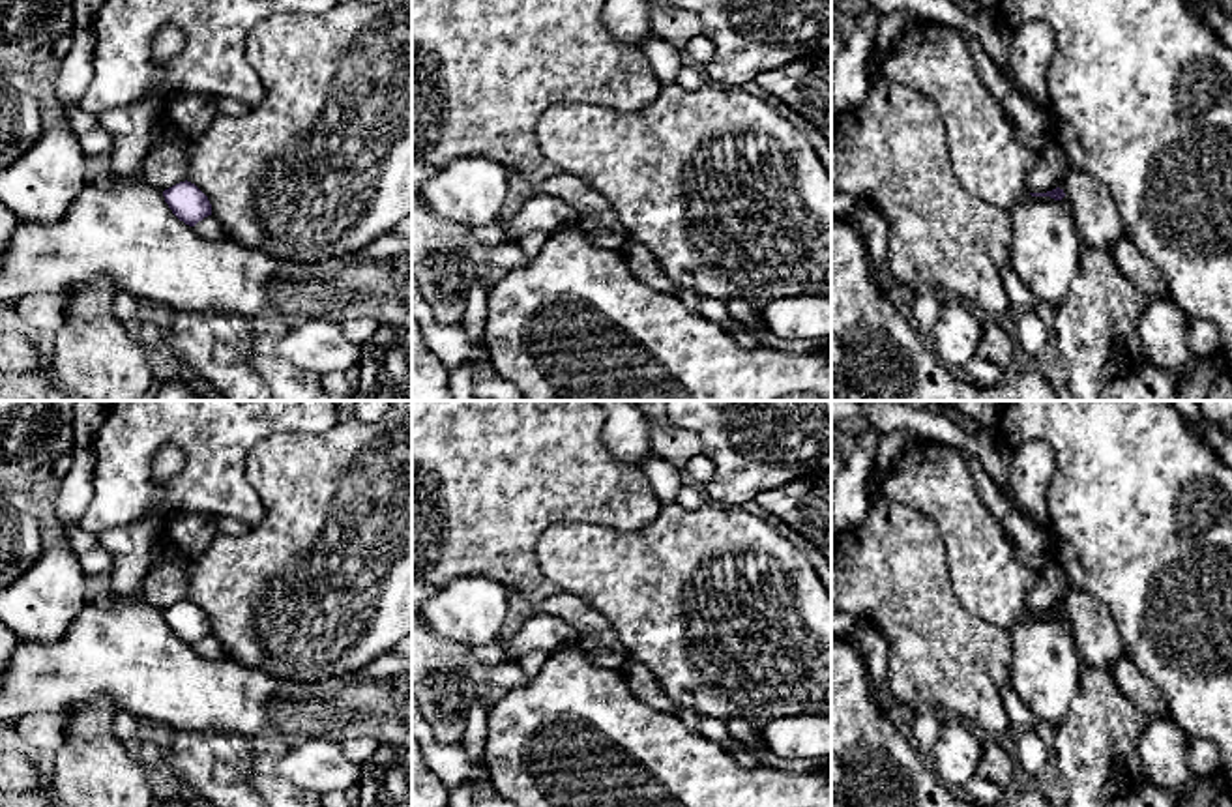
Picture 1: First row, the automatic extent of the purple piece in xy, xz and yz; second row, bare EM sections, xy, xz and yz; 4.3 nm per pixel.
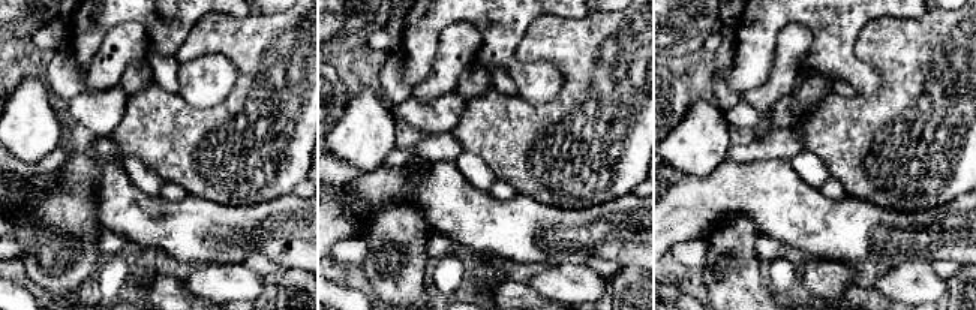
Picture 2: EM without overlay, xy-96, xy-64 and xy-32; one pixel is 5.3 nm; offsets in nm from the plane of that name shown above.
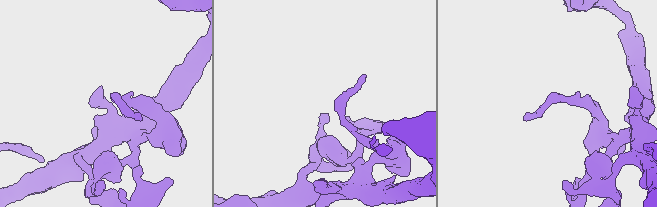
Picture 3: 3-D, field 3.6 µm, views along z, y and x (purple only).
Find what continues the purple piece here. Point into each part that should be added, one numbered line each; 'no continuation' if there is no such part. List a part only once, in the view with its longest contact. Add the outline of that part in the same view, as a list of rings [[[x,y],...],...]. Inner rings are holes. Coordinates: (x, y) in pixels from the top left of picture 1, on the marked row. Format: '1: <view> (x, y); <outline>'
no continuation

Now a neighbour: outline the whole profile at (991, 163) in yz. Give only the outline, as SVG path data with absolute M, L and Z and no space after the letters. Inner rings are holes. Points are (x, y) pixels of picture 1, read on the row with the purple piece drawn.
M916 19L899 37L882 62L871 67L876 77L906 84L929 95L940 109L949 142L949 159L957 182L975 198L1013 210L1026 193L1026 180L1032 172L1037 152L1026 148L1002 109L1000 101L983 84L972 51L959 30Z

